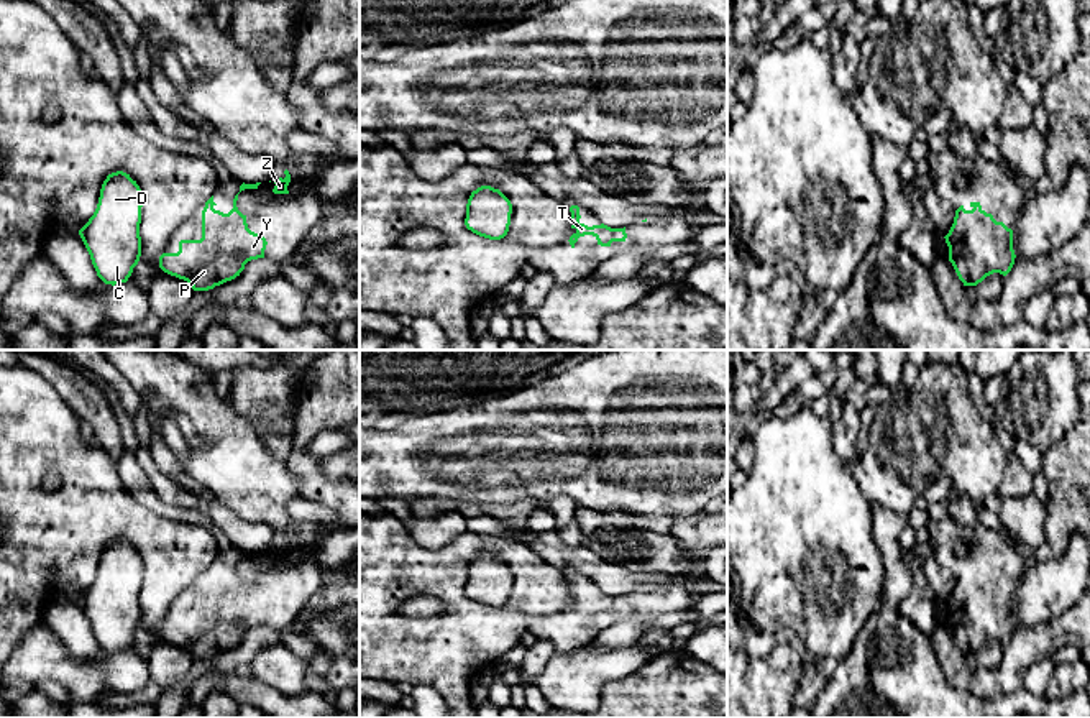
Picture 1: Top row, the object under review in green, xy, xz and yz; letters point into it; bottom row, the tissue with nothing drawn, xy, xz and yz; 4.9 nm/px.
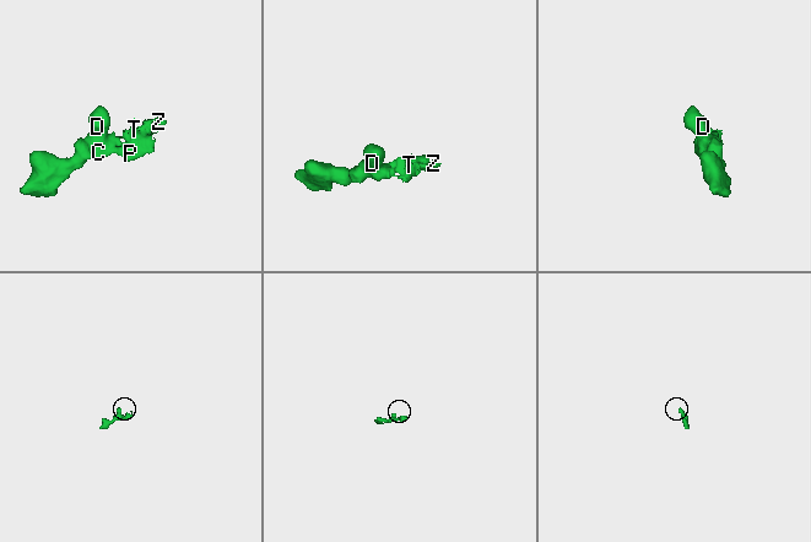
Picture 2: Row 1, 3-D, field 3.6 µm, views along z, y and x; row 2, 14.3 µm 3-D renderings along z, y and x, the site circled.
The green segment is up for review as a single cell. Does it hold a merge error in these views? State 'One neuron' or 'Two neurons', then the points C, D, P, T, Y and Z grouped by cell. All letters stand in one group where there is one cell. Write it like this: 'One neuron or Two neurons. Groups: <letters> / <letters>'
One neuron. Groups: C D P T Y Z

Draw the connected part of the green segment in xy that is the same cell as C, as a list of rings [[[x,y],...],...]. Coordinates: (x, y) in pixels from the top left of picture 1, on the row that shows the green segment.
[[[123,171],[107,176],[94,215],[79,230],[97,276],[105,284],[126,283],[141,256],[143,194]]]

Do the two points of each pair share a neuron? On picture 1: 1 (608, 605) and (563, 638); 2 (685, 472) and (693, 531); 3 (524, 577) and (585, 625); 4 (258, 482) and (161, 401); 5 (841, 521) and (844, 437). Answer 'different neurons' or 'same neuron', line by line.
1: same neuron
2: different neurons
3: different neurons
4: same neuron
5: different neurons

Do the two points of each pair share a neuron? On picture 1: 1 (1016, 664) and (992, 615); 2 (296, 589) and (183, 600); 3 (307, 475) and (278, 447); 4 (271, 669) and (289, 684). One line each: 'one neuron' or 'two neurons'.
1: two neurons
2: one neuron
3: two neurons
4: one neuron

